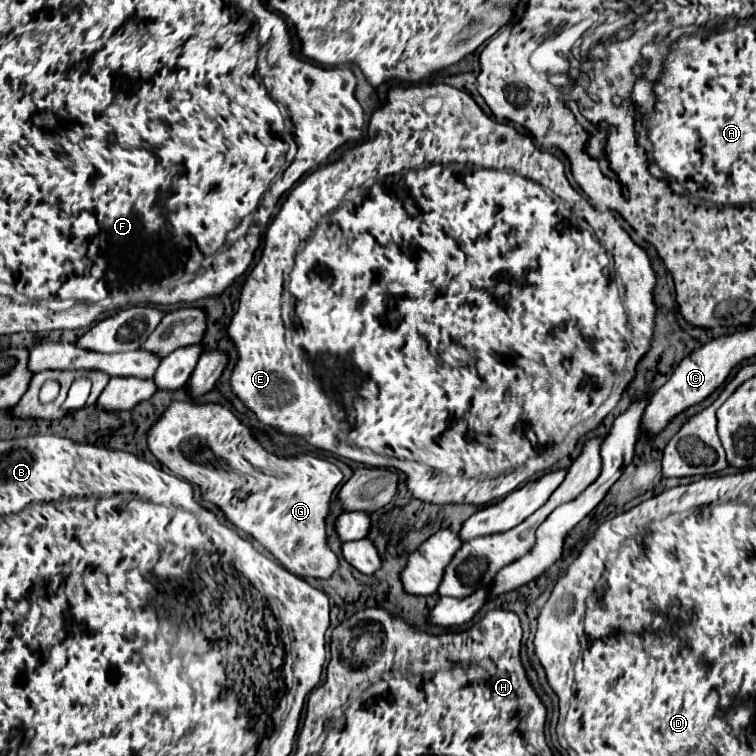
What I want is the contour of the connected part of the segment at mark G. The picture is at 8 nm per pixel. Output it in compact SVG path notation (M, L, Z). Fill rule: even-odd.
M191 399L175 401L167 407L167 411L149 431L149 449L163 467L175 473L175 477L195 483L207 501L215 503L235 527L253 535L263 547L267 547L275 559L293 575L303 579L329 579L337 571L339 561L325 539L325 517L329 513L331 495L341 483L343 475L327 459L313 455L279 459L253 439L249 427L245 427L233 415L229 405L221 407L213 403L195 403Z

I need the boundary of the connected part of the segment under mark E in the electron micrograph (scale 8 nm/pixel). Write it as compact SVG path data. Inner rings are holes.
M435 83L435 85L409 85L409 87L403 87L403 85L391 85L389 91L387 91L387 99L385 103L373 111L371 115L371 121L369 121L369 131L367 131L367 137L349 147L337 161L333 163L327 163L327 165L321 165L319 169L315 169L311 175L307 175L297 187L291 189L291 193L287 195L287 199L283 201L281 205L281 211L277 213L277 217L273 219L273 223L269 225L265 237L263 237L263 253L261 253L261 259L259 263L255 265L255 269L245 277L245 285L241 289L241 299L239 299L239 309L237 313L233 315L229 327L227 327L227 335L229 339L235 343L235 349L237 349L237 363L233 367L233 373L231 373L231 393L255 415L255 419L265 425L265 427L271 427L275 431L279 431L281 435L287 435L287 437L301 437L305 443L321 449L321 451L327 451L327 453L333 453L335 457L343 457L343 459L351 459L351 461L357 461L357 463L363 463L363 465L369 465L369 467L395 467L395 469L403 472L406 476L407 489L413 493L413 497L421 499L421 501L427 501L427 503L435 503L435 505L445 505L445 503L469 503L469 505L487 505L495 499L503 499L505 495L509 495L511 491L519 489L523 483L529 481L529 477L537 471L545 471L549 469L553 463L557 463L559 459L567 457L573 449L575 449L575 443L577 441L571 441L571 443L563 443L565 437L569 435L569 431L583 421L583 417L589 417L587 419L587 433L593 431L601 421L603 417L619 403L623 391L627 389L627 385L633 381L635 377L635 367L639 360L649 351L651 341L653 339L653 327L655 327L655 311L657 311L657 305L655 305L655 299L653 299L653 289L655 289L655 275L651 273L651 261L647 257L647 253L637 245L633 243L633 239L621 229L621 225L617 223L615 215L613 213L601 213L597 209L593 209L587 199L583 195L579 195L573 187L569 187L569 181L565 177L565 165L563 161L549 153L549 151L541 151L535 147L533 139L529 135L523 135L519 133L513 125L505 125L505 123L497 123L493 119L489 119L481 109L479 105L465 93L465 91L459 91L451 85L445 85L445 83ZM615 263L615 271L617 271L617 283L613 279L611 269ZM291 271L291 277L289 277L289 291L293 293L295 297L295 311L297 311L297 321L303 329L303 337L307 337L307 341L311 341L311 351L301 351L301 357L303 357L303 363L299 363L299 359L295 361L291 357L291 351L287 349L287 343L285 343L285 329L283 329L283 319L281 319L281 295L283 295L283 279L285 279L285 273ZM623 361L625 363L625 371L619 373L615 377L615 369L623 369Z

